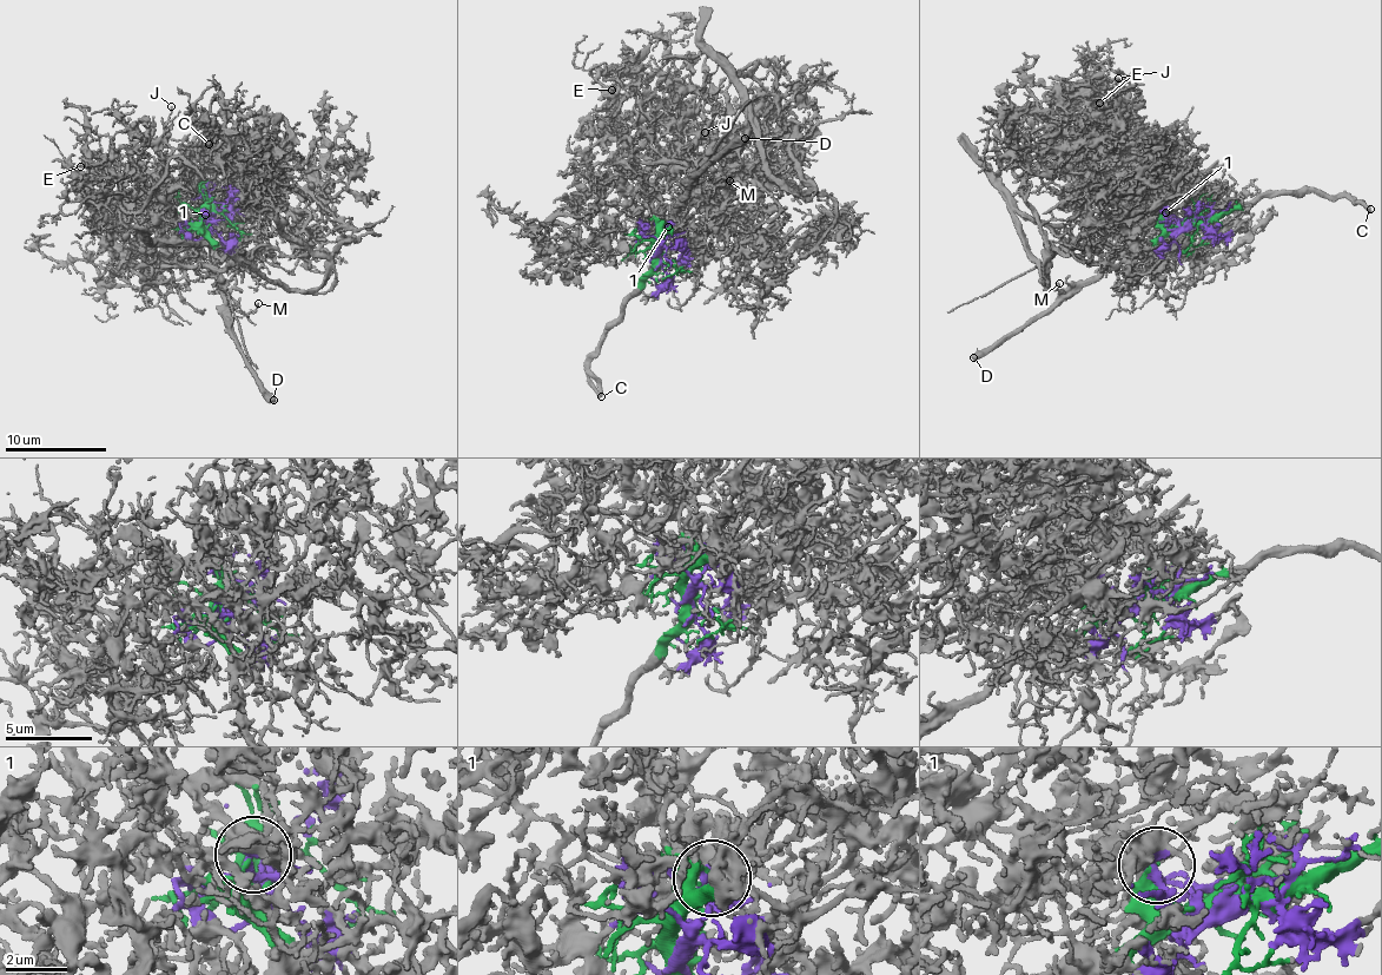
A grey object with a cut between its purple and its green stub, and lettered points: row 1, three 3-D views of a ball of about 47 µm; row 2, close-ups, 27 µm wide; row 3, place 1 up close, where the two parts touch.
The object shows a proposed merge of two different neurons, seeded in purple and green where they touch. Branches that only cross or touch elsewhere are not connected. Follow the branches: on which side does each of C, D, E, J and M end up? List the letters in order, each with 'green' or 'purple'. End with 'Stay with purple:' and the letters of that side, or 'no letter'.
C: green
D: green
E: purple
J: purple
M: green
Stay with purple: E, J

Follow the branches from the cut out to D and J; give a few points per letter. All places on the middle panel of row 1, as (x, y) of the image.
D: (656, 257), (655, 238), (668, 226), (670, 213), (687, 197), (687, 185), (745, 138)
J: (656, 255), (667, 228), (686, 219), (672, 208), (686, 188), (667, 171), (676, 140), (695, 124), (706, 132)

